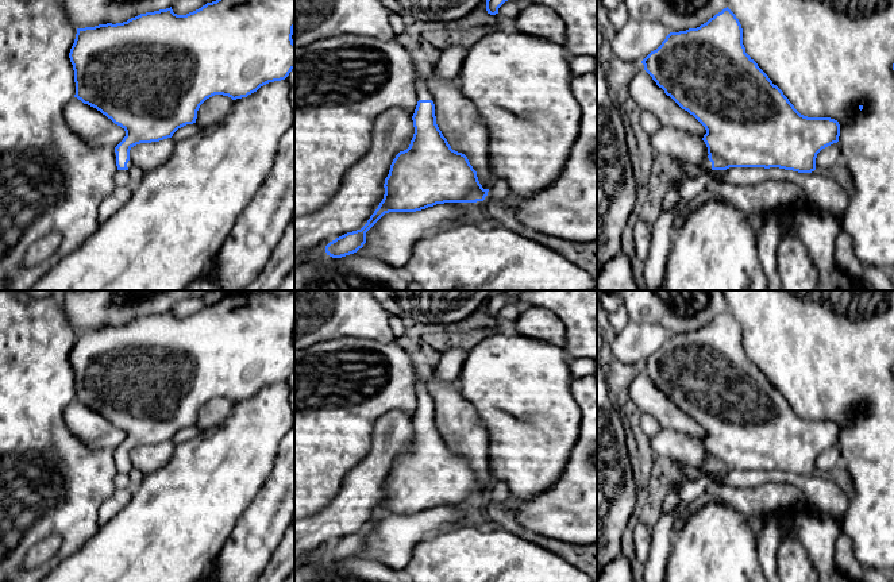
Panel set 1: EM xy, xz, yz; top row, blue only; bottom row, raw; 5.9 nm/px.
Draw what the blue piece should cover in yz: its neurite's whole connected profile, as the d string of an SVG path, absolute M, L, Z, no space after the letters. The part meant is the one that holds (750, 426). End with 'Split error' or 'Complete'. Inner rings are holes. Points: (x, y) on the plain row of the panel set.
M728 309L697 331L670 335L641 366L656 388L705 429L702 443L709 458L697 467L705 473L779 470L812 475L817 456L839 444L837 423L801 417L745 355L741 327Z. Split error

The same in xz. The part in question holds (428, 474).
M419 371L415 379L417 408L412 419L415 436L406 452L400 454L385 481L385 497L367 525L357 533L347 535L325 548L327 558L342 560L357 555L366 546L366 535L389 514L416 514L444 505L483 504L489 492L483 492L477 474L467 459L451 451L436 427L433 400L425 385L425 375Z. Split error

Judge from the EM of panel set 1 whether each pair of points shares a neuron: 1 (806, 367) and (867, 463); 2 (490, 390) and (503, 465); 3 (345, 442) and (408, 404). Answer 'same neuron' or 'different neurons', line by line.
1: same neuron
2: same neuron
3: same neuron

